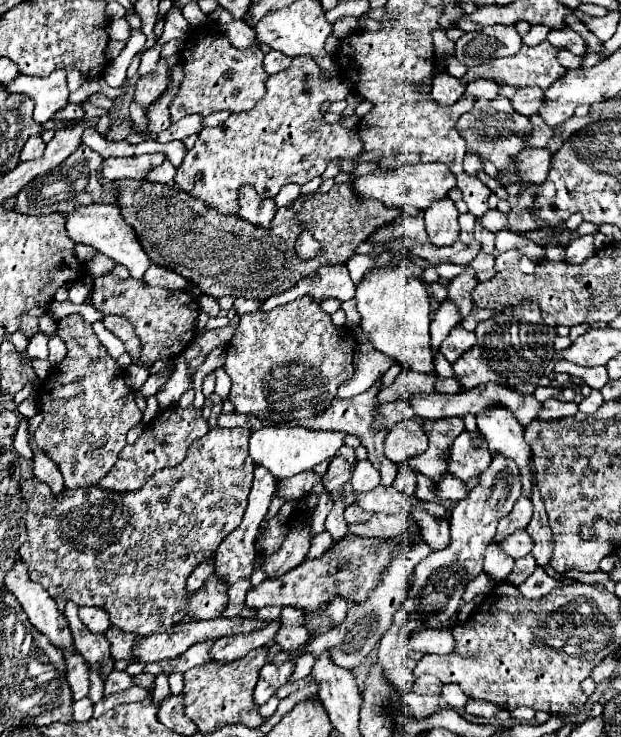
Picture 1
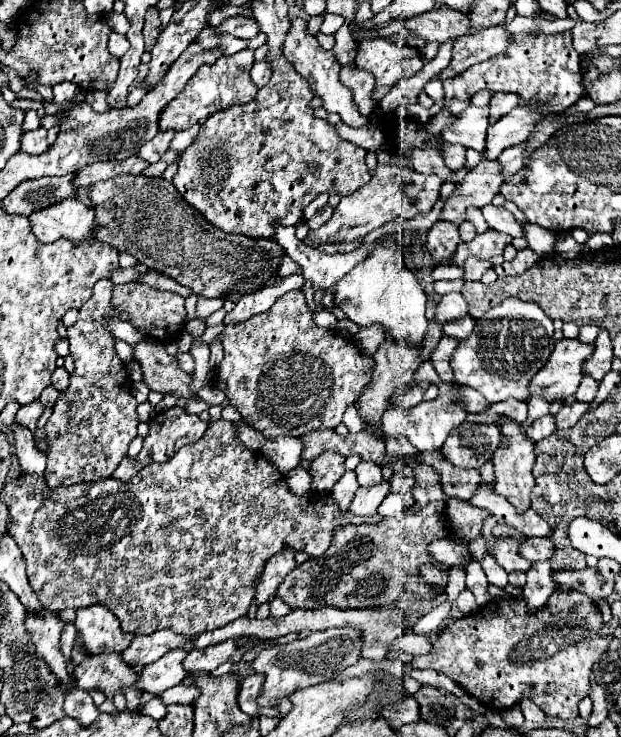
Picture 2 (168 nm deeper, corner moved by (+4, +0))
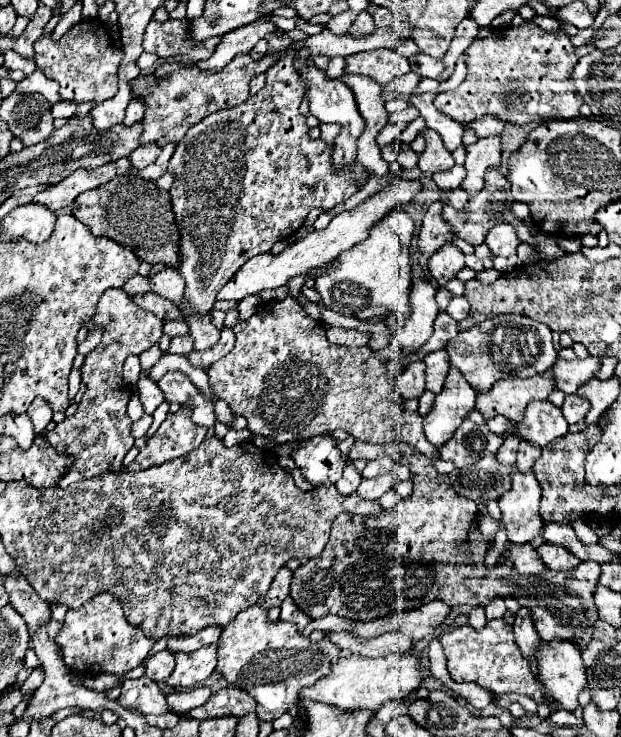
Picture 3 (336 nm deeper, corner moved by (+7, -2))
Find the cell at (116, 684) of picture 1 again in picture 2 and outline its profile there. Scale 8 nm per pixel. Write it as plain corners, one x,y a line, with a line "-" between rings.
172,649
170,653
166,653
158,661
146,665
144,671
140,673
138,687
142,691
150,691
150,693
160,695
162,691
178,685
186,677
186,671
182,667
184,657
186,657
184,649

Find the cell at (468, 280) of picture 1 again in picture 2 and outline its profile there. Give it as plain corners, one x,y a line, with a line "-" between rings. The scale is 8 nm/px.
476,259
476,261
464,261
462,267
464,267
464,279
480,279
492,267
492,263

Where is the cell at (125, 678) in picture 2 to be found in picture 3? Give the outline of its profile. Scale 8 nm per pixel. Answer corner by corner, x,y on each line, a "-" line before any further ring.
145,675
141,679
125,679
117,701
125,709
139,711
143,715
149,715
149,713
161,715
163,711
169,711
165,695
159,689
159,685

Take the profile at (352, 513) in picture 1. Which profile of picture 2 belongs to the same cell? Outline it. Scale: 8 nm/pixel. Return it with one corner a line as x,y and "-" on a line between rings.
378,483
370,487
360,487
354,495
350,511
356,515
374,515
384,497
390,491
390,483

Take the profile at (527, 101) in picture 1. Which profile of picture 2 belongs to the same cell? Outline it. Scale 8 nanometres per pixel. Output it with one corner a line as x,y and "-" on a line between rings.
494,93
490,99
490,115
488,121
494,125
500,117
508,115
518,105
518,95
512,93

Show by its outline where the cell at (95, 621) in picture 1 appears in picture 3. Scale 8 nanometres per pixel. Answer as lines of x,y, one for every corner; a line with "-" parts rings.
109,593
93,597
79,609
69,609
63,621
63,629
57,635
57,643
63,651
67,667
81,673
117,673
117,675
123,675
133,667
141,665
145,655
155,645
153,639
147,639
137,627
131,627
127,623
119,601

